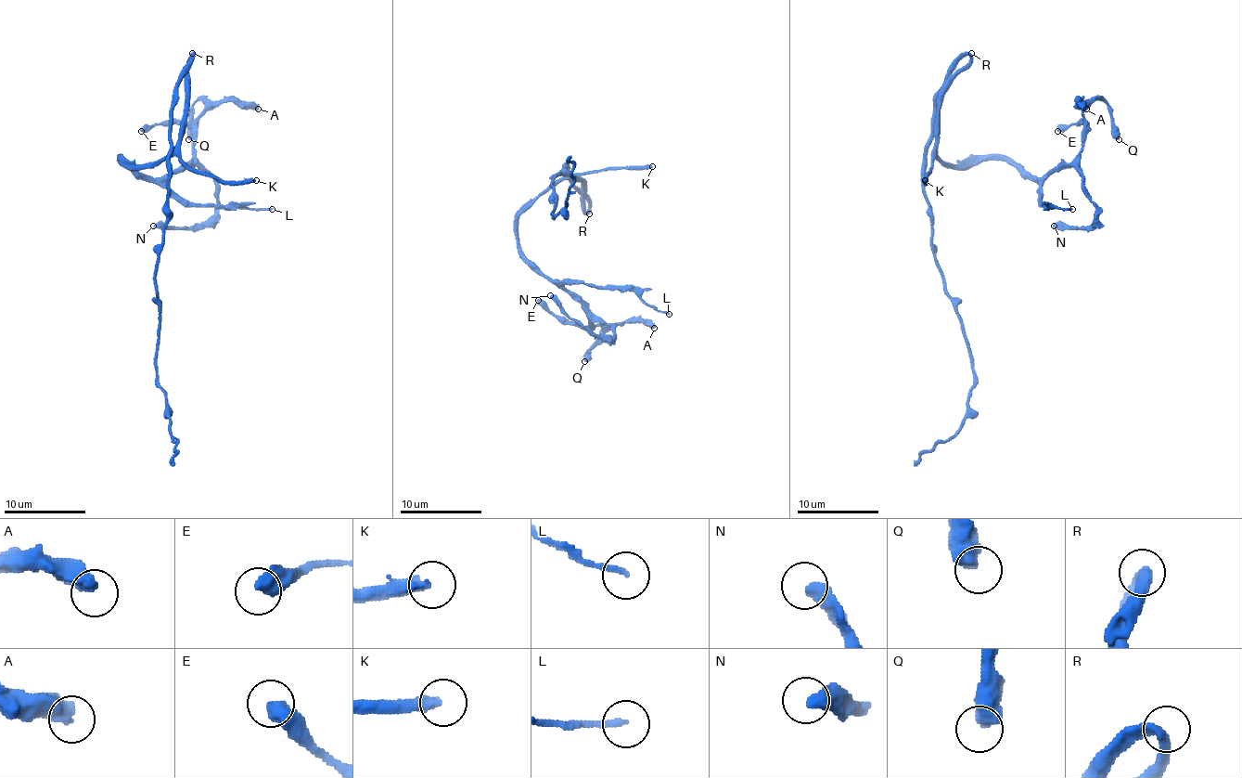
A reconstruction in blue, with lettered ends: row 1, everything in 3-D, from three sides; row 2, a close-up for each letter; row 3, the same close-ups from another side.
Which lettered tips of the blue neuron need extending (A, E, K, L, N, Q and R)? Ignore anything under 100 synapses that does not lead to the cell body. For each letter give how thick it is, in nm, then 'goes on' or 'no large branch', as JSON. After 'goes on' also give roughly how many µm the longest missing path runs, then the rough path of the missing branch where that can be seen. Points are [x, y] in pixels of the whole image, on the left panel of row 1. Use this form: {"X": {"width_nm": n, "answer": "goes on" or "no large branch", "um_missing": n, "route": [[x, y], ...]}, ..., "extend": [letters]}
{"A": {"width_nm": 500, "answer": "no large branch"}, "E": {"width_nm": 500, "answer": "no large branch"}, "K": {"width_nm": 340, "answer": "goes on", "um_missing": 300}, "L": {"width_nm": 190, "answer": "no large branch"}, "N": {"width_nm": 480, "answer": "no large branch"}, "Q": {"width_nm": 600, "answer": "no large branch"}, "R": {"width_nm": 300, "answer": "no large branch"}, "extend": ["K"]}

